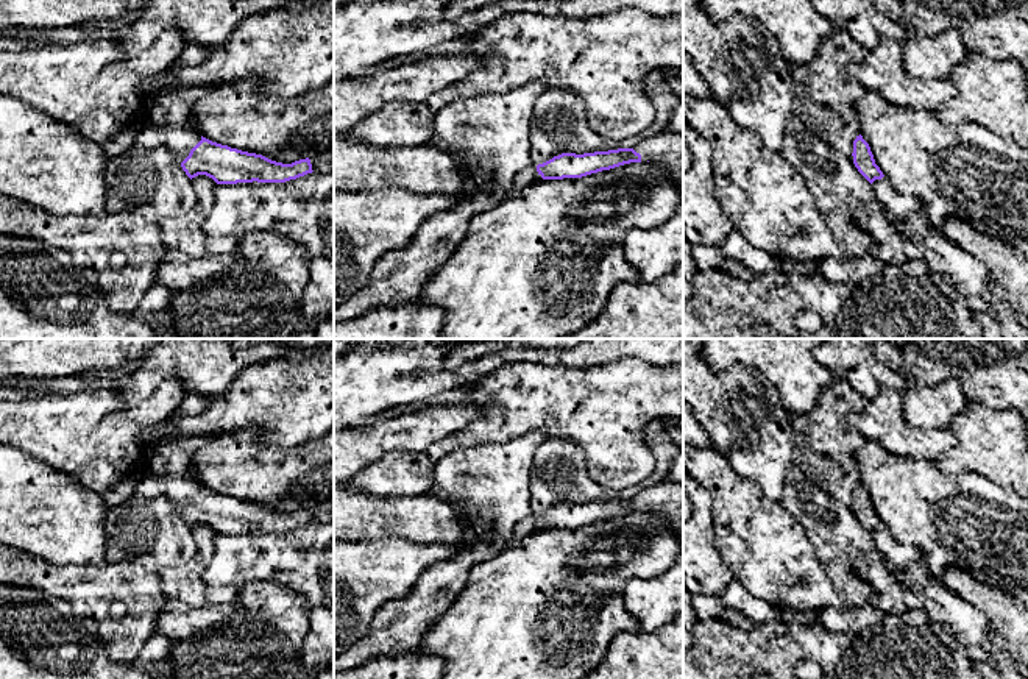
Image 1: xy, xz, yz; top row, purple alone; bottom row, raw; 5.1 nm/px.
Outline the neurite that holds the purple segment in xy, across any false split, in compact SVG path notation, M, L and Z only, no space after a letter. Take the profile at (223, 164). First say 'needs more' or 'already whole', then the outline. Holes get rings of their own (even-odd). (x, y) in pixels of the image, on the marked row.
needs more | M145 125L136 144L173 151L186 175L212 178L217 184L285 183L307 173L334 170L334 148L292 164L271 161L262 155L242 151L203 137L187 128Z

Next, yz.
already whole | M856 136L853 140L853 164L858 172L872 184L875 180L881 180L884 175L880 167L875 164L874 155L869 144L863 136Z

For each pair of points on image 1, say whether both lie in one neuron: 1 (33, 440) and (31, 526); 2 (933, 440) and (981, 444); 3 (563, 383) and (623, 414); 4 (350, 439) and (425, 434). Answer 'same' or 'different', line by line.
1: different
2: different
3: same
4: same

